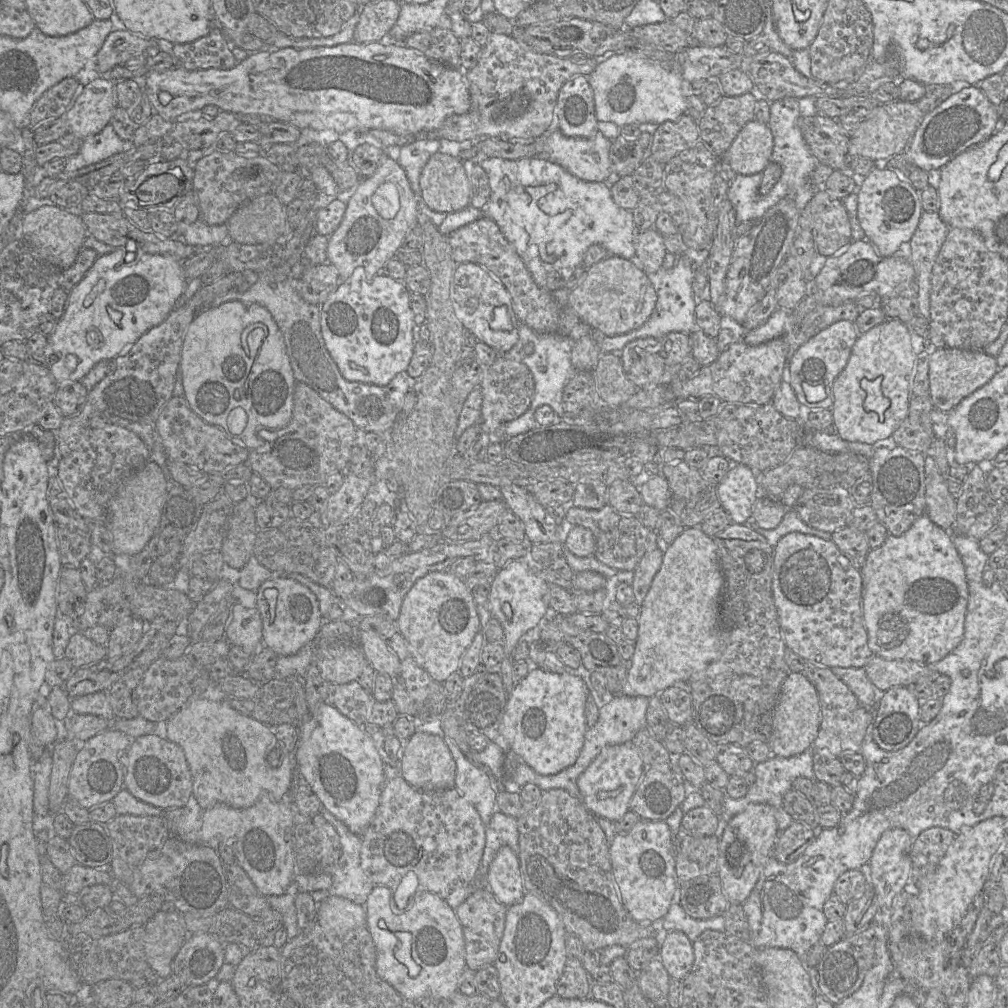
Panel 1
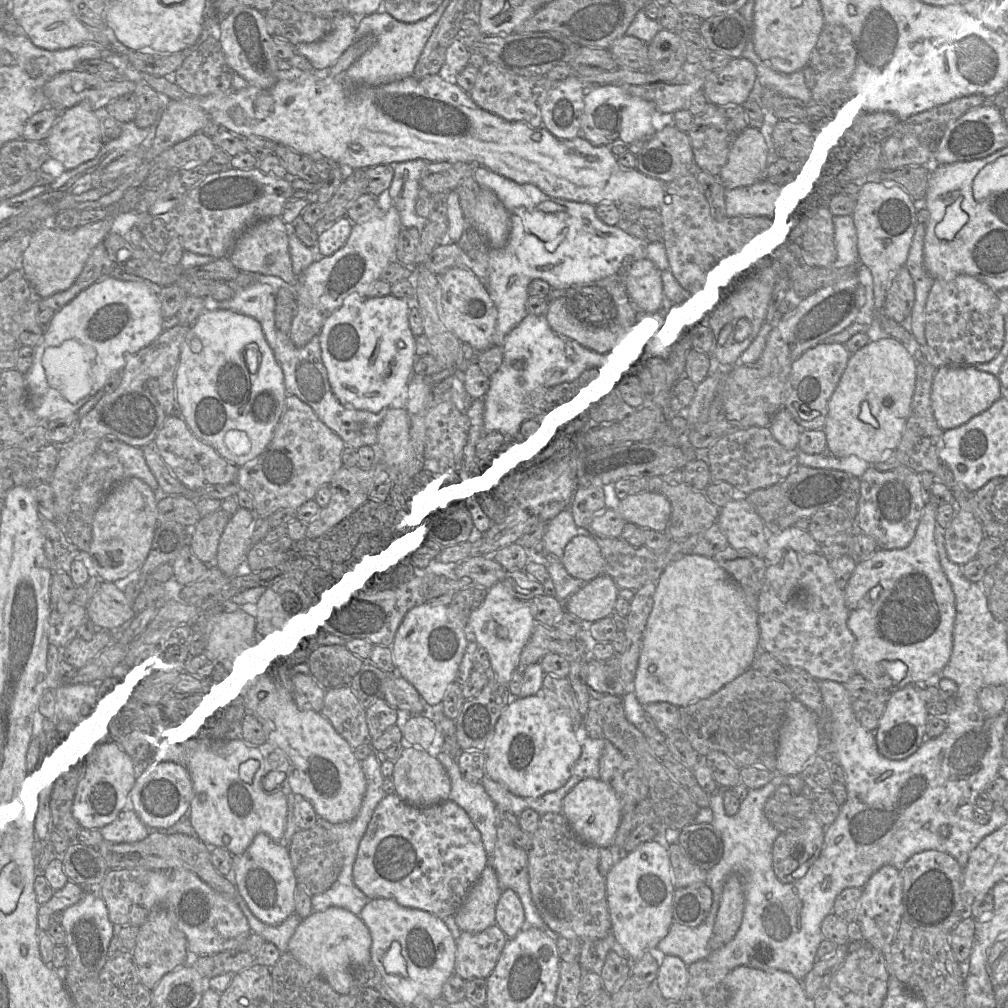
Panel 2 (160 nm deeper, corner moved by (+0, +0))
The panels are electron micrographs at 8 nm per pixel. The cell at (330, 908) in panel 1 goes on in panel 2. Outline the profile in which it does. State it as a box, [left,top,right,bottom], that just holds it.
[287,907,372,994]

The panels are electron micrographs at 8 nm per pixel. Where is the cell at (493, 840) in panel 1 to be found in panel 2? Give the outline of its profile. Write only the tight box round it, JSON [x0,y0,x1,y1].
[488,841,548,930]

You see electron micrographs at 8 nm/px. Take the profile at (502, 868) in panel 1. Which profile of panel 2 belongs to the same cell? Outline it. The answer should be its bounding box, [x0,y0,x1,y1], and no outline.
[496,889,527,939]

